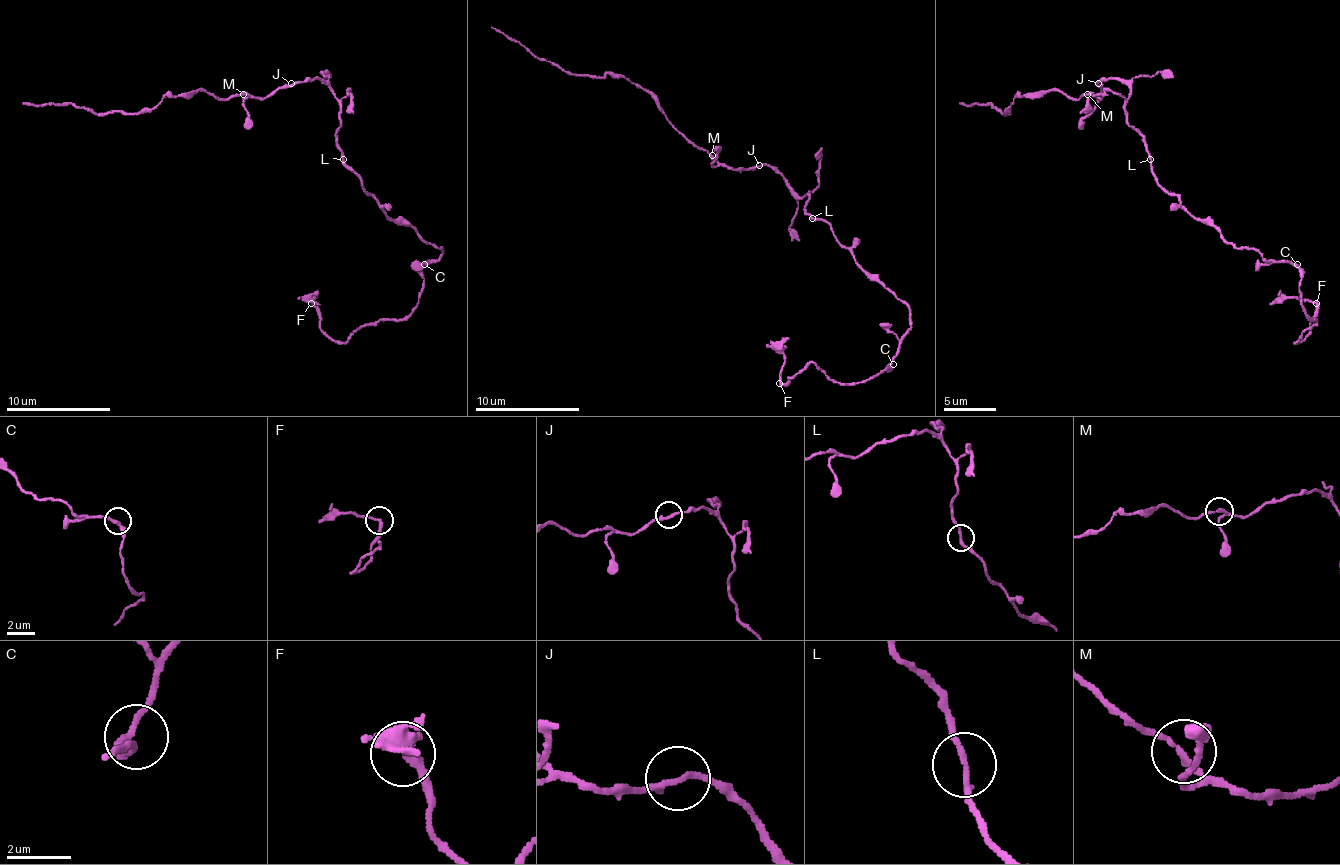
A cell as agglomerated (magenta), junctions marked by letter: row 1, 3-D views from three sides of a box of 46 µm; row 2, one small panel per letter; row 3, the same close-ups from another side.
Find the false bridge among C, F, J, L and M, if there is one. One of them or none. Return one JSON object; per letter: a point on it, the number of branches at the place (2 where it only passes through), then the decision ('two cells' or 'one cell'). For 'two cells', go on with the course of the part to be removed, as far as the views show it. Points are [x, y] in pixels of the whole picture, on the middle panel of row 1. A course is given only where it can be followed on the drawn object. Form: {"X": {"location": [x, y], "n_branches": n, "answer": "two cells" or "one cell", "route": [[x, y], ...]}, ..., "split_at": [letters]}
{"C": {"location": [893, 364], "n_branches": 2, "answer": "one cell"}, "F": {"location": [779, 383], "n_branches": 2, "answer": "two cells", "route": [[780, 383], [783, 349], [788, 338]]}, "J": {"location": [759, 165], "n_branches": 2, "answer": "one cell"}, "L": {"location": [812, 218], "n_branches": 2, "answer": "one cell"}, "M": {"location": [712, 155], "n_branches": 2, "answer": "one cell"}, "split_at": ["F"]}

